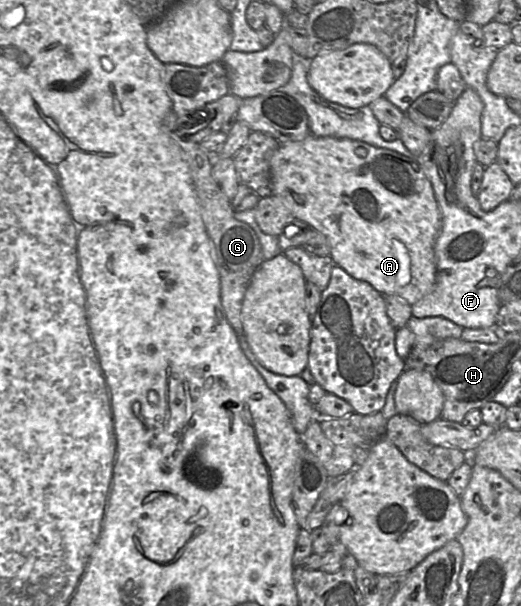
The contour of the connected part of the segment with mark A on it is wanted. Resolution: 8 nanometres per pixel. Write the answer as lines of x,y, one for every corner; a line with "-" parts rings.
309,134
300,141
286,142
278,146
270,160
272,176
272,195
280,197
294,218
306,222
310,228
323,234
330,245
330,256
334,263
350,276
372,285
382,295
397,295
411,306
429,294
436,280
435,242
442,225
442,214
433,187
415,157
406,157
395,151
378,148
359,140
335,137
316,137

